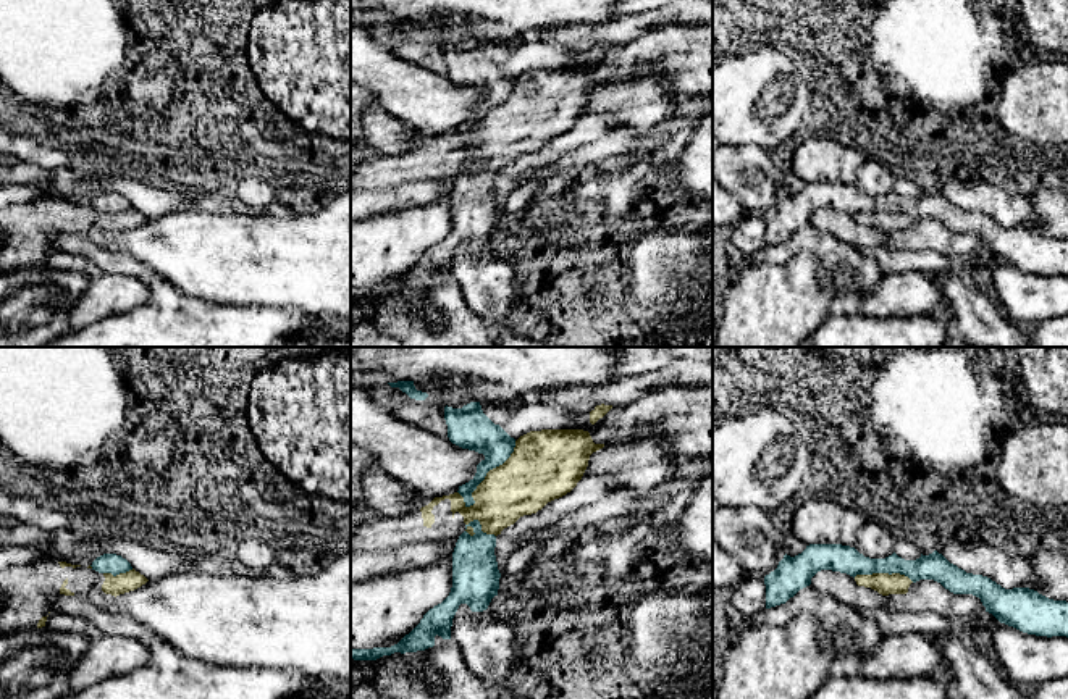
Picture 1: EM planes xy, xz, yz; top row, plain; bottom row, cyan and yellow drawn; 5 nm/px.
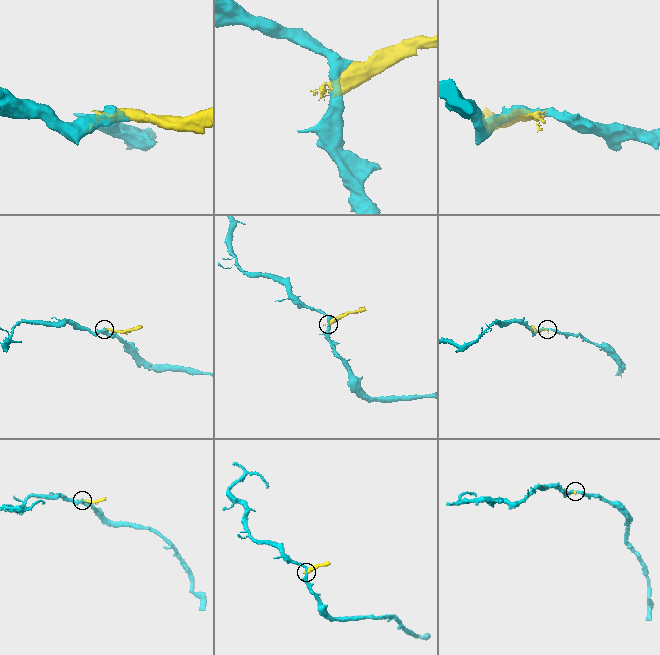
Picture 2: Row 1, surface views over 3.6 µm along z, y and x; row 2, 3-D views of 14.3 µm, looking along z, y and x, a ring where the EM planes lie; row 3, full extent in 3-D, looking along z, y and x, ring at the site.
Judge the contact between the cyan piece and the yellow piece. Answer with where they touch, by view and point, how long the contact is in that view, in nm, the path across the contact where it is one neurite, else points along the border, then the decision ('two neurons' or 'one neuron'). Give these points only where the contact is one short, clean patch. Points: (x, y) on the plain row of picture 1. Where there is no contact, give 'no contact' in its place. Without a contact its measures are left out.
contact xz (487, 110); length 420 nm; two neurons

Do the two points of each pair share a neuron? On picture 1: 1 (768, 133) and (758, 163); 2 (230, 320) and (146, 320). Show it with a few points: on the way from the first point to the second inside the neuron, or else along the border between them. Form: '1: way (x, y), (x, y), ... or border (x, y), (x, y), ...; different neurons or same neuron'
1: border (729, 146), (756, 144), (769, 152); different neurons
2: way (209, 323), (167, 323); same neuron

